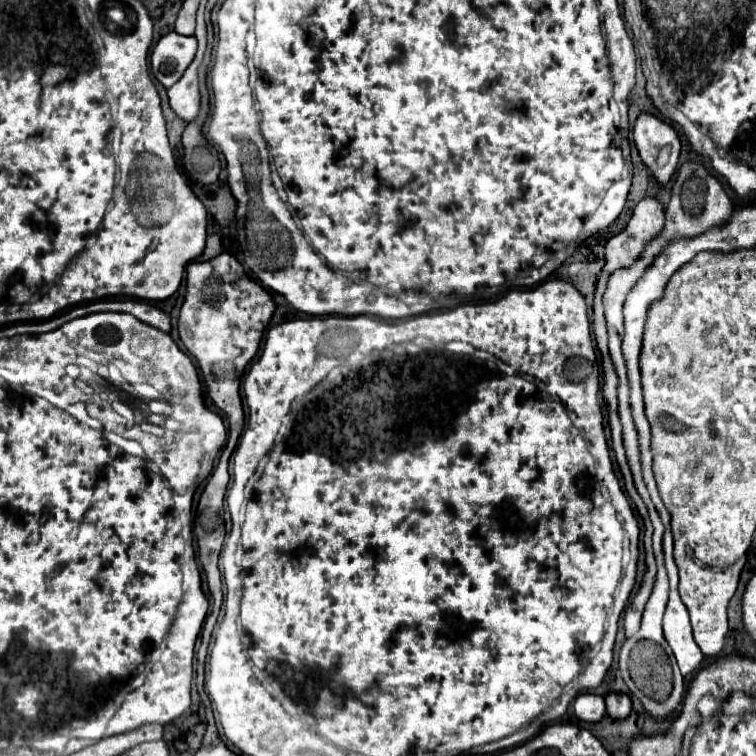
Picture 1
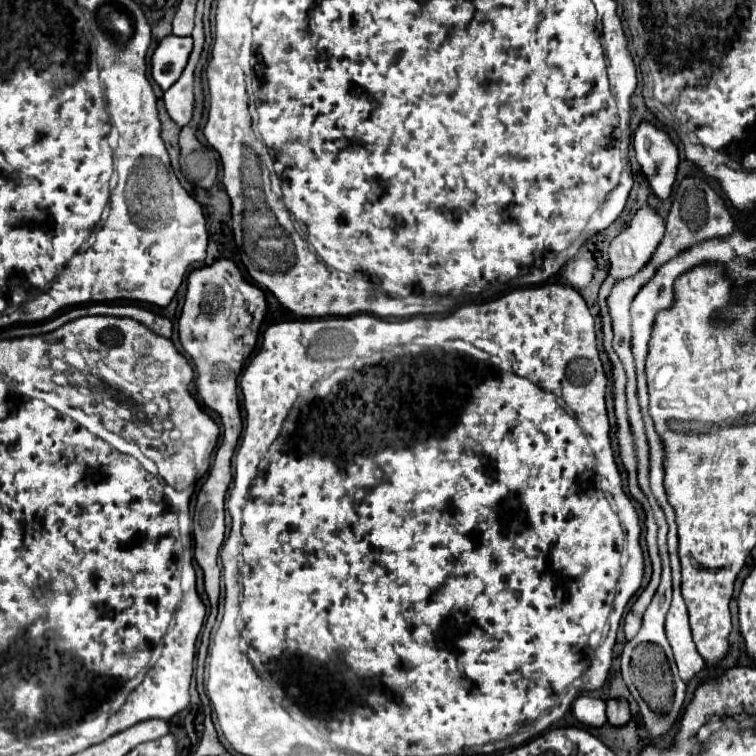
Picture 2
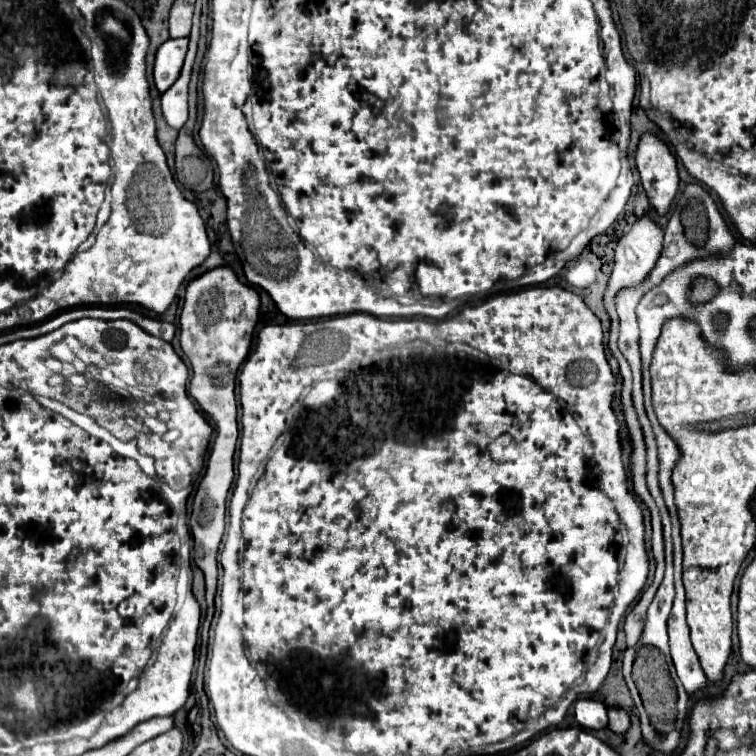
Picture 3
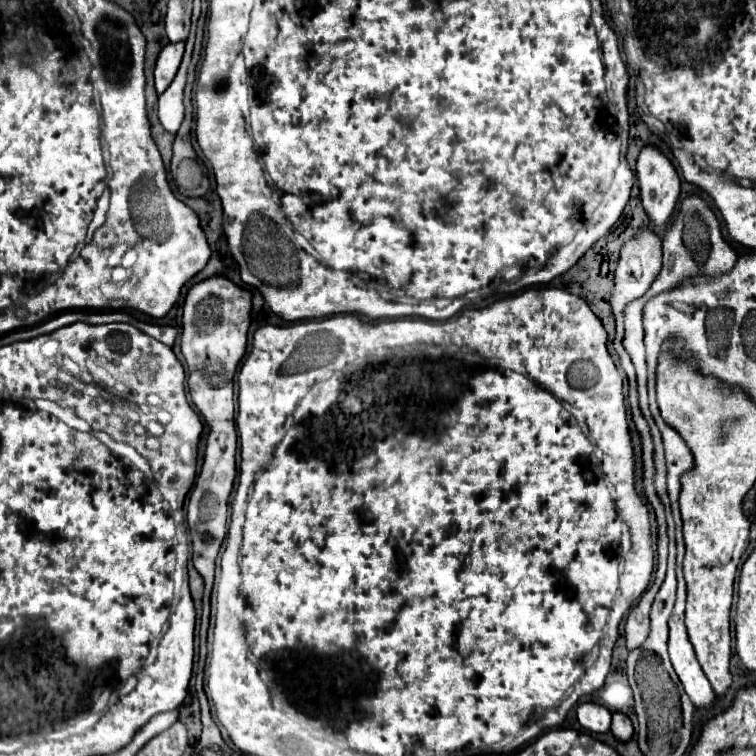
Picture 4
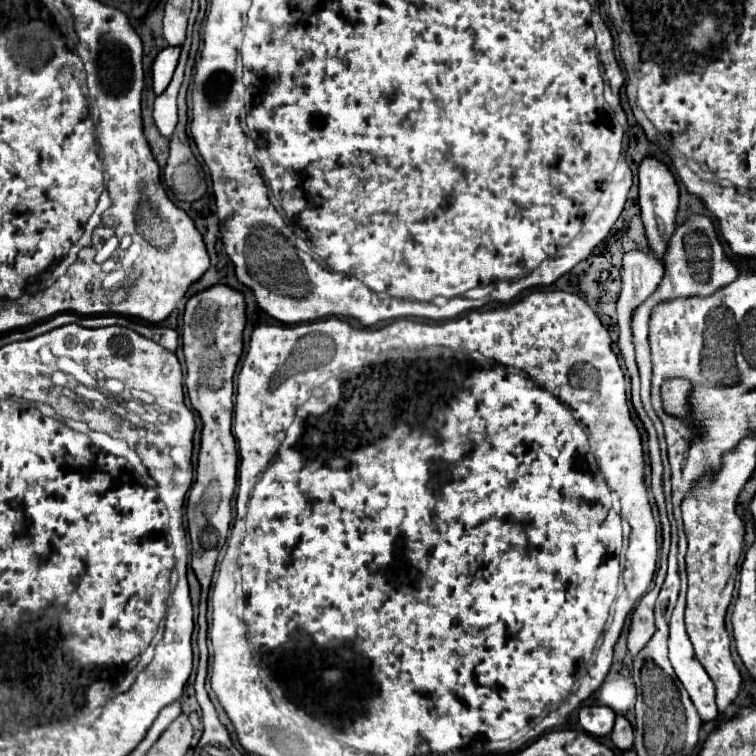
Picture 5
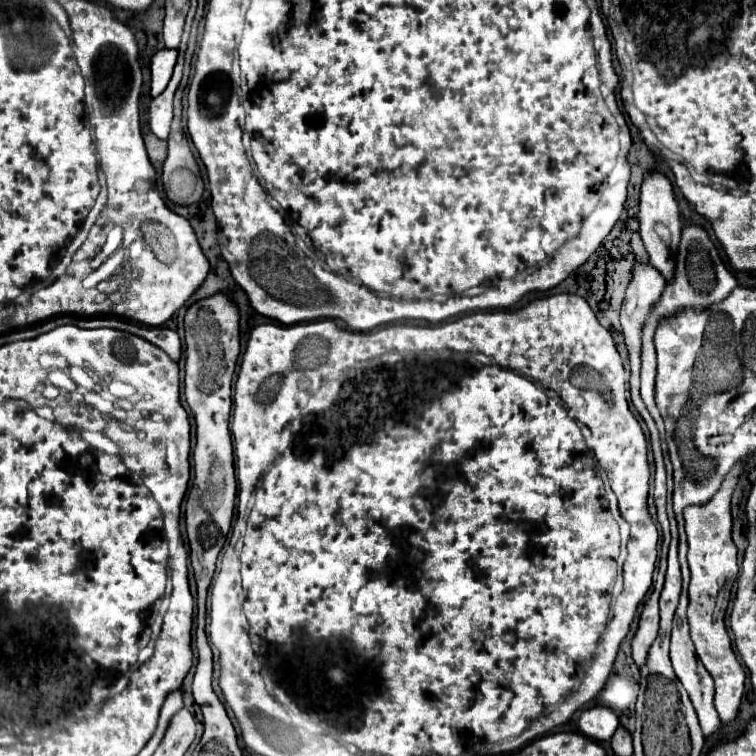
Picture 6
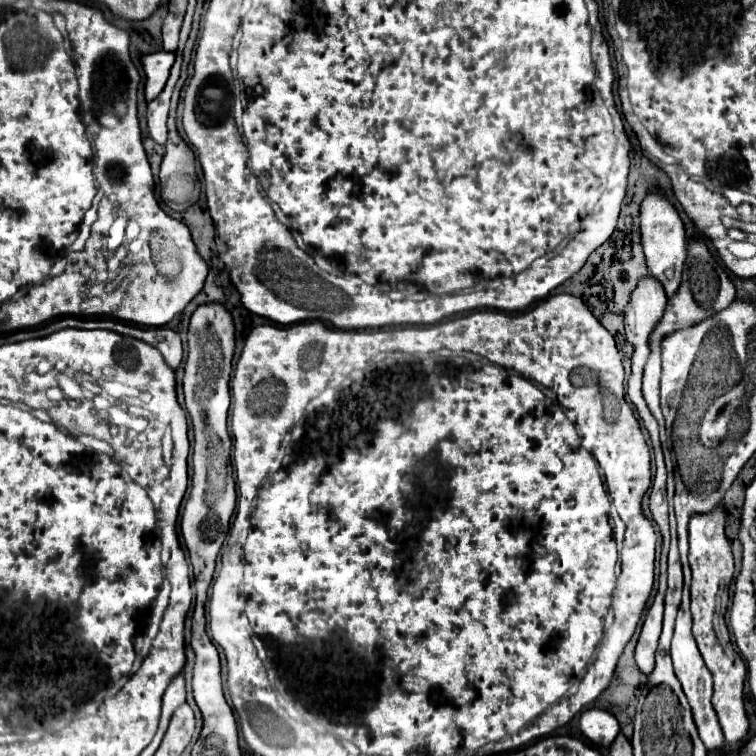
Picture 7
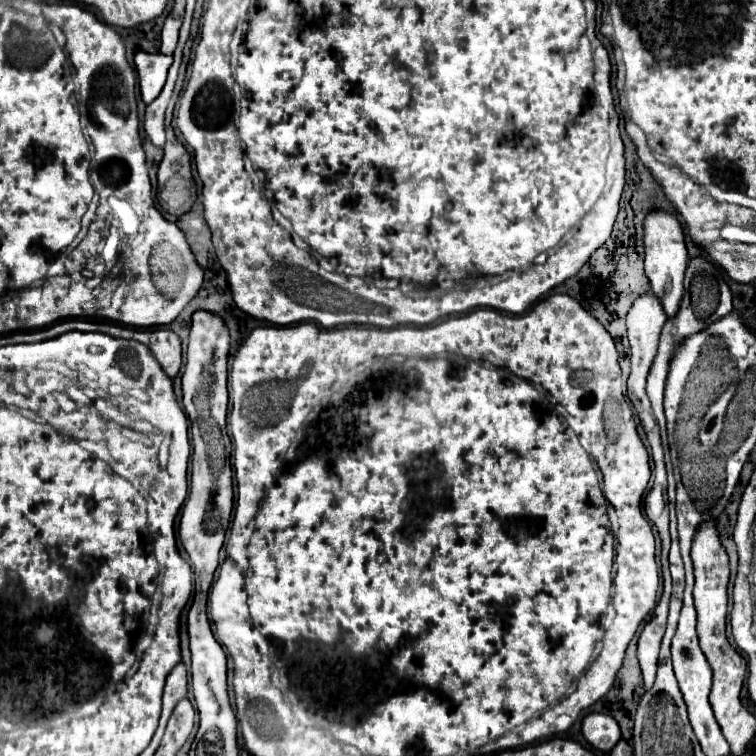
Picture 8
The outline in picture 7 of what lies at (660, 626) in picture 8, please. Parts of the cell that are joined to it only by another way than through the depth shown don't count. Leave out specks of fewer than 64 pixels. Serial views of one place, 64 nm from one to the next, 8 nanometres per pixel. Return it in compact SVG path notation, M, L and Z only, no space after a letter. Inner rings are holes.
M656 596L652 606L648 608L638 644L636 644L636 664L648 676L654 668L654 654L658 648L658 638L662 632L662 616L664 616L664 596Z

